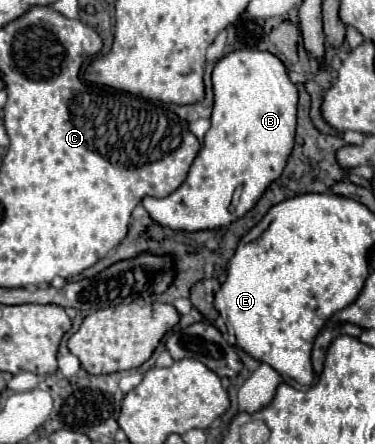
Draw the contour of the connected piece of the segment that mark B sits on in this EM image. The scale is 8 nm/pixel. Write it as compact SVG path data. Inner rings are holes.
M250 49L232 51L216 63L212 71L212 83L214 83L214 109L210 117L212 127L204 135L204 145L190 167L188 179L168 197L142 199L142 205L148 211L148 215L162 227L170 227L176 231L218 229L232 223L234 219L244 217L256 205L256 201L266 191L266 187L280 177L292 153L298 91L296 91L296 85L288 79L286 69L276 55L264 53L264 51L250 51ZM238 185L242 185L240 203L238 203L238 209L230 213L228 211L230 199Z

